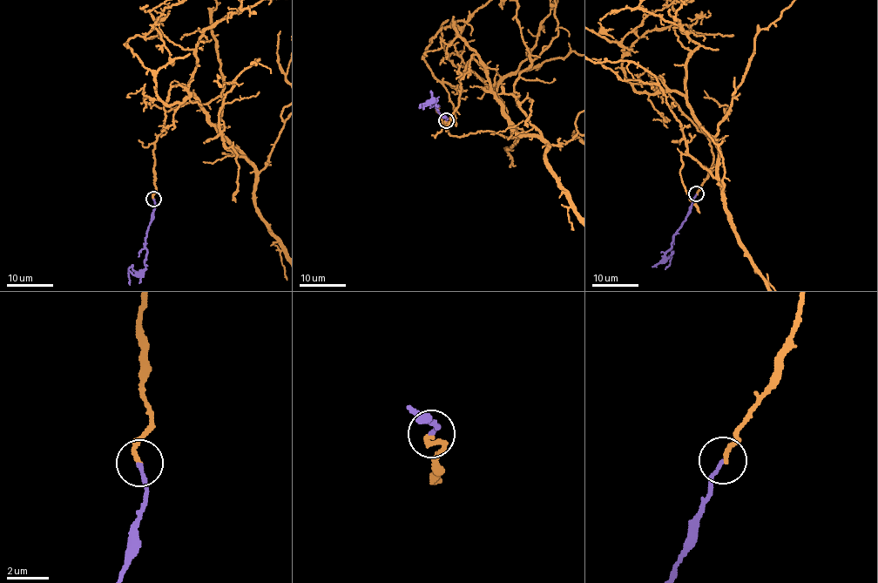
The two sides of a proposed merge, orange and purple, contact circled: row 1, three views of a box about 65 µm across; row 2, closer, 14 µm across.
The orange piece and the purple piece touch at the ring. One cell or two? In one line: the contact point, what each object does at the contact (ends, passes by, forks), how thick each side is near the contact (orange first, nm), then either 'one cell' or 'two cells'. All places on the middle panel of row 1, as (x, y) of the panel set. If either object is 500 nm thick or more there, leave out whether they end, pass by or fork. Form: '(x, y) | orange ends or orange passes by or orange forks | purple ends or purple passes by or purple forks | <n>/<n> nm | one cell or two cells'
(446, 120) | orange ends | purple ends | 220/180 nm | one cell

